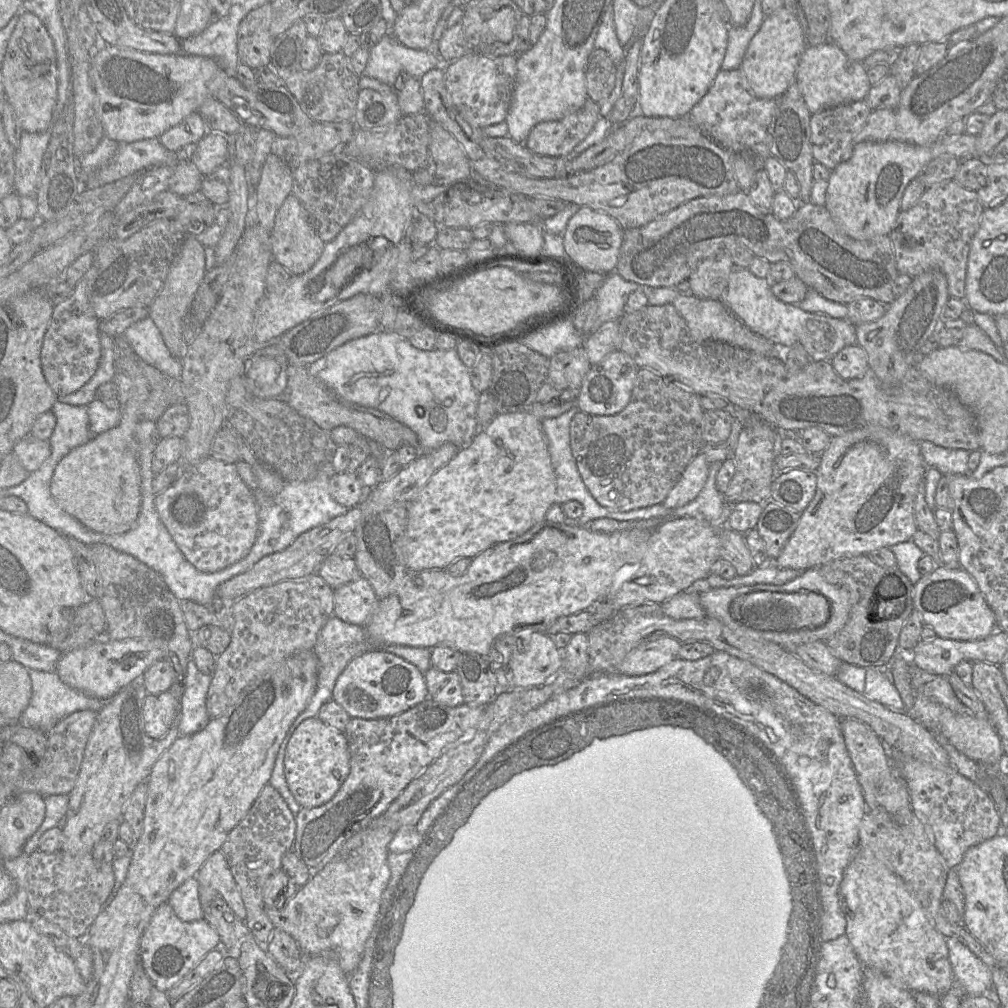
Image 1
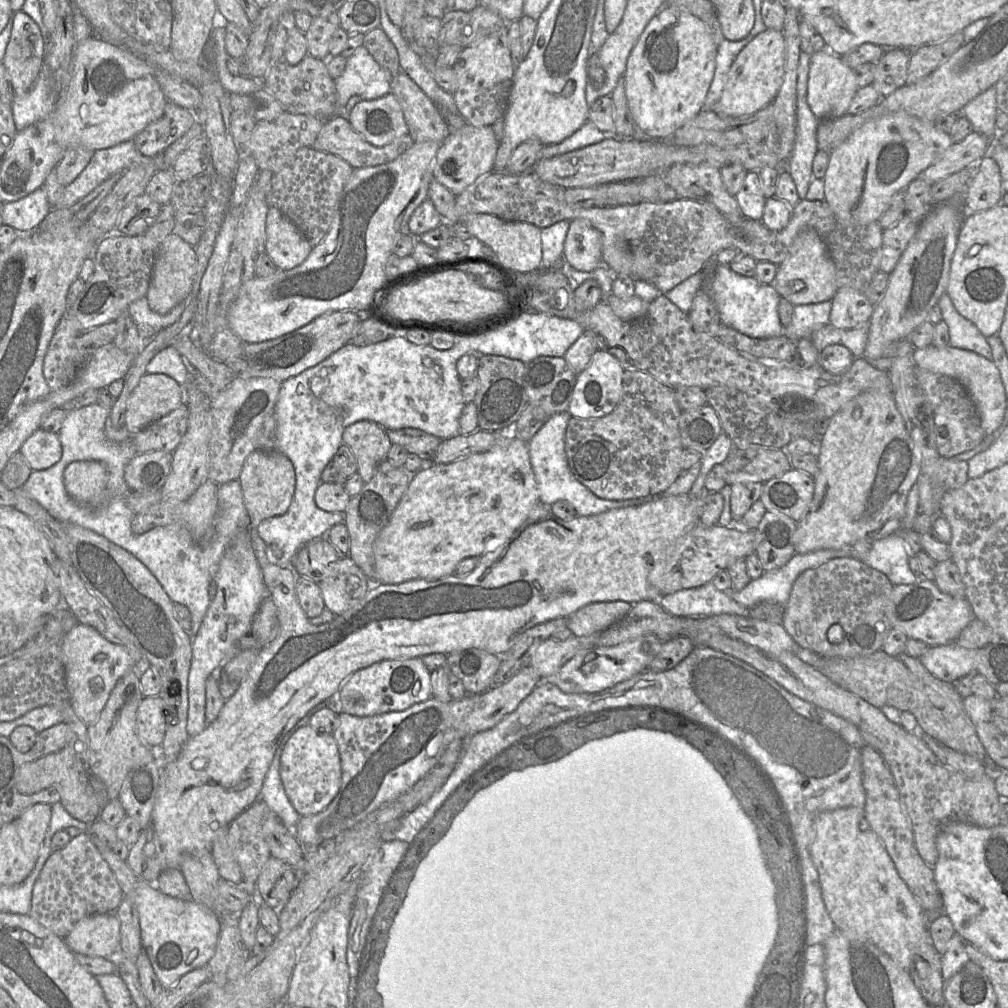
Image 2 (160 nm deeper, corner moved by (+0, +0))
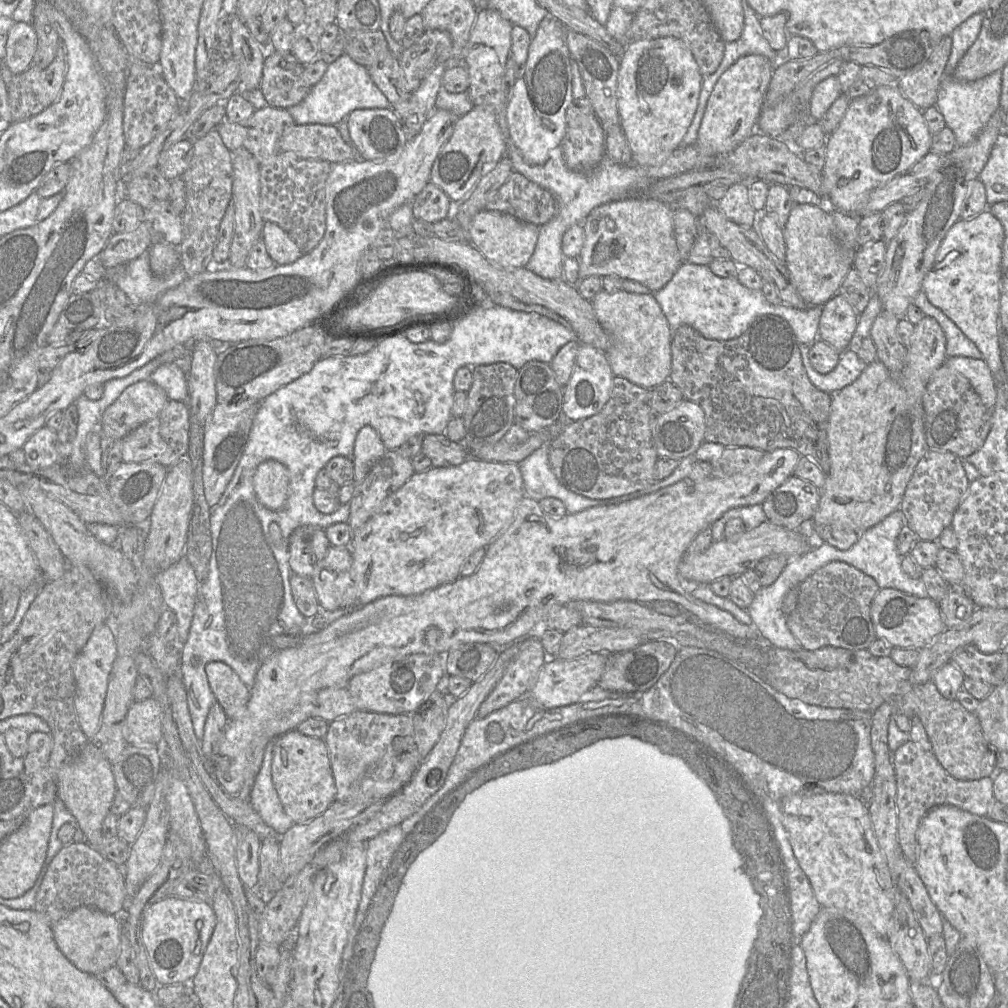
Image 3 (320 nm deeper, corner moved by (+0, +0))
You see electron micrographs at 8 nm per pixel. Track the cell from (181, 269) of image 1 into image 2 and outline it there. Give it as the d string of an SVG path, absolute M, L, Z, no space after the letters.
M168 235L158 247L153 265L151 281L146 294L150 309L164 315L178 303L185 301L191 292L196 266L197 257L193 246L178 235Z

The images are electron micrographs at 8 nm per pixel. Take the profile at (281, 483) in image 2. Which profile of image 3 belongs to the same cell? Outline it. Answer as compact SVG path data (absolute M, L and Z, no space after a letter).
M277 460L260 463L253 477L253 488L257 500L265 508L277 511L284 507L289 495L290 477L288 469Z

